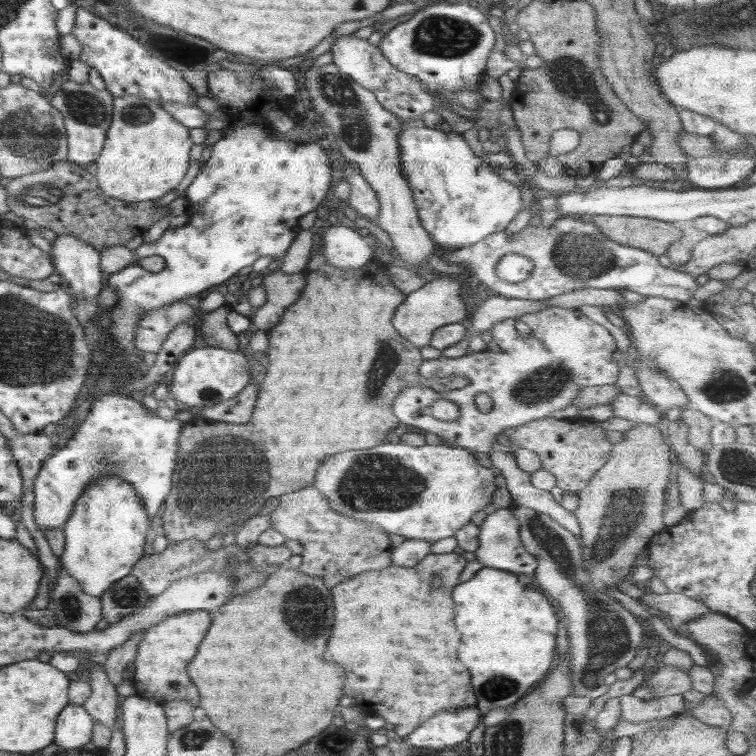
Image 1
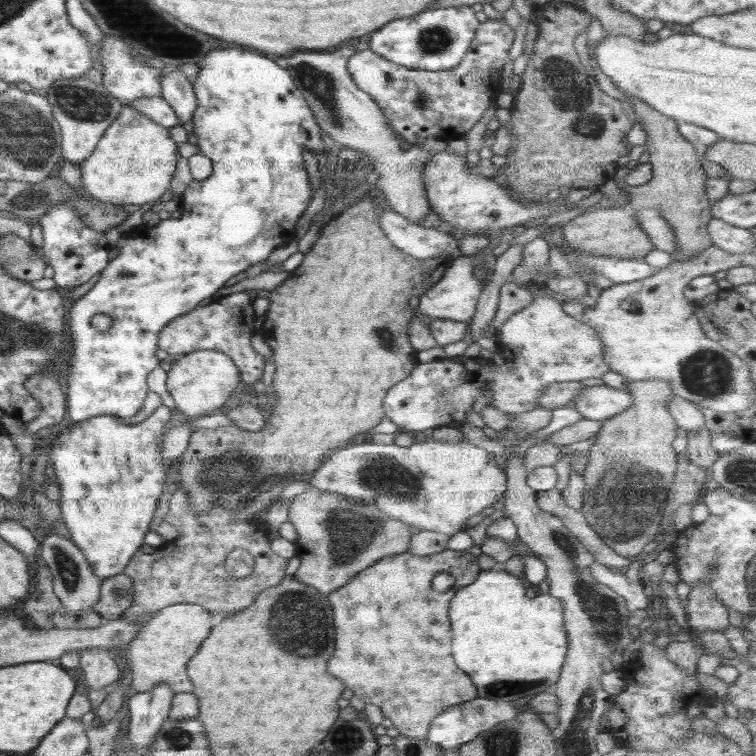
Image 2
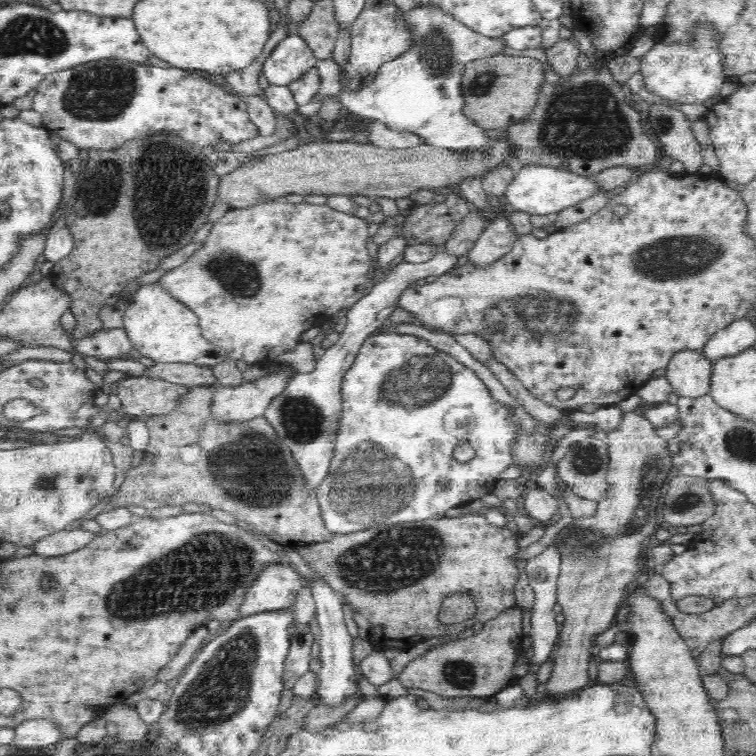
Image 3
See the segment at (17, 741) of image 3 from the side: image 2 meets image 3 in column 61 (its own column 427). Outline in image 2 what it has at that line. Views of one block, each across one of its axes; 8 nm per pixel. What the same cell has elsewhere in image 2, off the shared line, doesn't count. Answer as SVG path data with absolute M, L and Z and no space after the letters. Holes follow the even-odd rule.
M476 697L476 700L468 700L462 704L456 704L442 711L430 723L426 739L430 743L442 747L446 751L456 750L464 744L470 743L482 732L496 726L496 724L505 720L516 719L516 715L520 714L520 710L516 708L512 701L490 700L488 698Z

